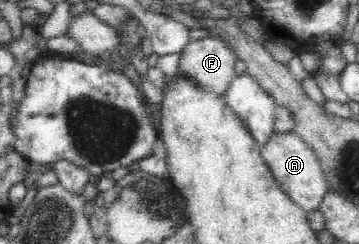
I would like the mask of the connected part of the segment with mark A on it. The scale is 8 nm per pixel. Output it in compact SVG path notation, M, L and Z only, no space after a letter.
M272 132L268 142L261 146L261 158L284 192L306 212L319 209L320 201L329 189L319 159L298 133Z

